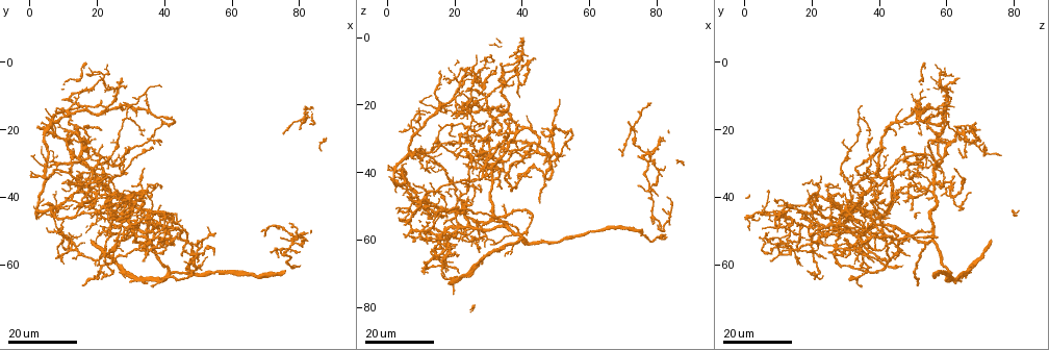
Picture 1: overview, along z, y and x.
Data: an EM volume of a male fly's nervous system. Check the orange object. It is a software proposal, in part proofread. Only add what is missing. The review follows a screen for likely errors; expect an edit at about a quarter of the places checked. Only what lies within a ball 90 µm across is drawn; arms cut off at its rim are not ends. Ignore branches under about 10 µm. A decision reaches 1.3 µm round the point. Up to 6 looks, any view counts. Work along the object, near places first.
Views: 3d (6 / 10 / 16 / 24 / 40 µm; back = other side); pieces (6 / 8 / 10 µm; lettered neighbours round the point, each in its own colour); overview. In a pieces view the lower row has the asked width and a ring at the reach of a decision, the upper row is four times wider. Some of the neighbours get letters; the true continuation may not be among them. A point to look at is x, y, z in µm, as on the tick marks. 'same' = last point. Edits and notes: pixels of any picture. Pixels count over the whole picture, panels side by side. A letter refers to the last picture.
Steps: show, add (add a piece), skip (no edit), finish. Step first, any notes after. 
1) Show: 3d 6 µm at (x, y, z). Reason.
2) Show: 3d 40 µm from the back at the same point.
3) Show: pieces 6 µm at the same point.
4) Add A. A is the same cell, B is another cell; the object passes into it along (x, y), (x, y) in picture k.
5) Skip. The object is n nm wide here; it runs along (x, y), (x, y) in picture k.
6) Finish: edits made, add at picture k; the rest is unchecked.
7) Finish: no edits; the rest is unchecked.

Show: 3d 16 µm at (30.0, 51.0, 21.5).

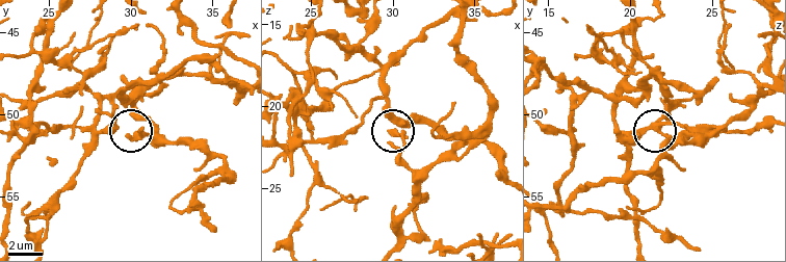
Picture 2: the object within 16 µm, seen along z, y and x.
Show: pieces 6 µm at (30.7, 51.0, 21.7).

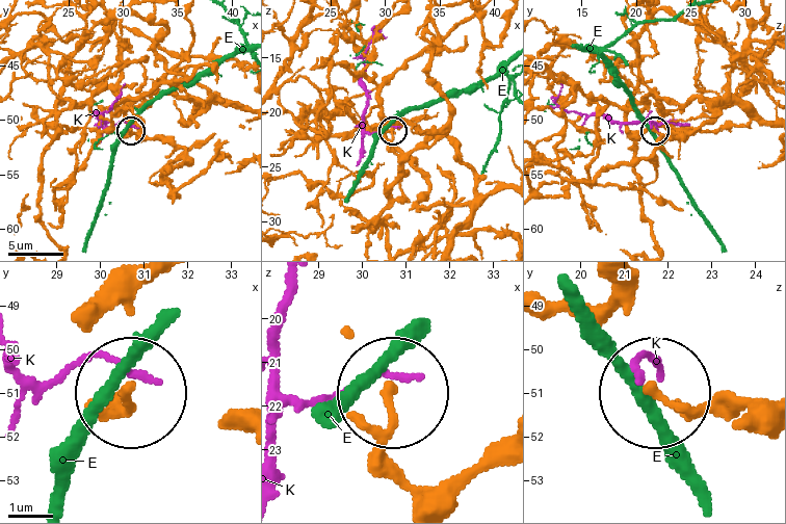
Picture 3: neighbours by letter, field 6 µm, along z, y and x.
Skip. The object is 190 nm wide here; E and K are other cells; it runs along (410, 501), (388, 445), (388, 393) in picture 3; none of them fits.

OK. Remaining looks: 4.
Show: 3d 16 µm at (24.5, 41.0, 9.5). Free end.

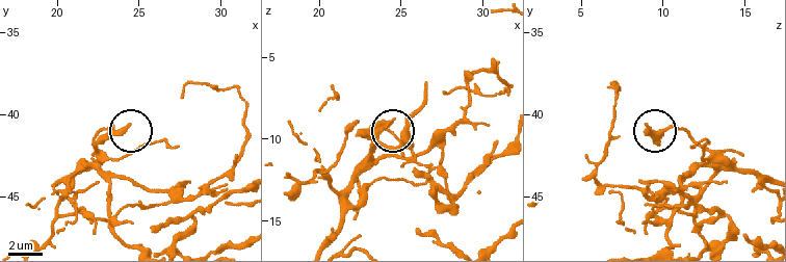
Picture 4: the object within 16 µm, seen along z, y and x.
Show: pieces 10 µm at (24.3, 40.9, 9.2). What lies round it.

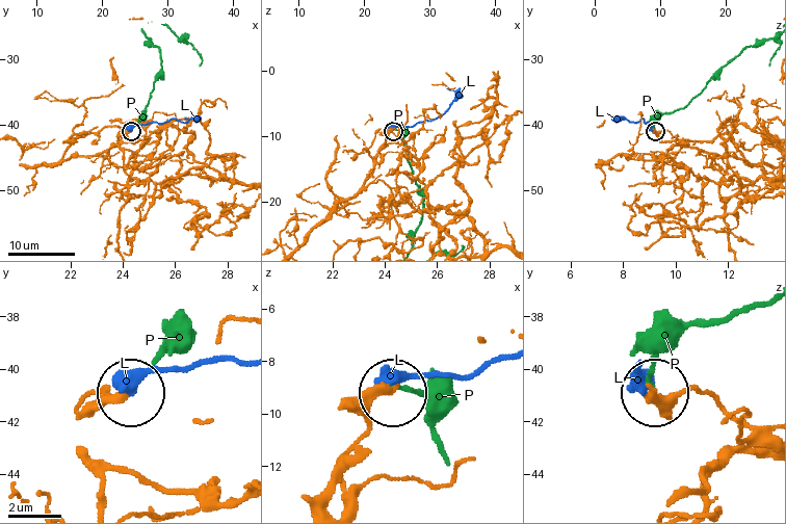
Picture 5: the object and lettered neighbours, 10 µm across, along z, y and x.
Skip. The object is 270 nm wide here; L and P are other cells; it runs along (765, 440), (705, 393), (654, 393) in picture 5; no lettered piece goes on from it.

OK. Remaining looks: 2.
Show: 3d 16 µm at (36.5, 66.0, 35.0). An open end.

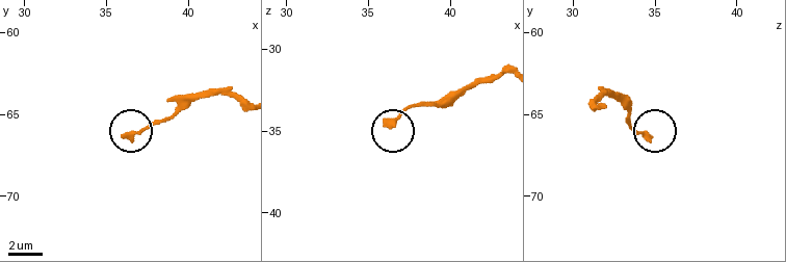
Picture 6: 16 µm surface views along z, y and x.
Show: pieces 6 µm at (36.1, 66.4, 34.4).

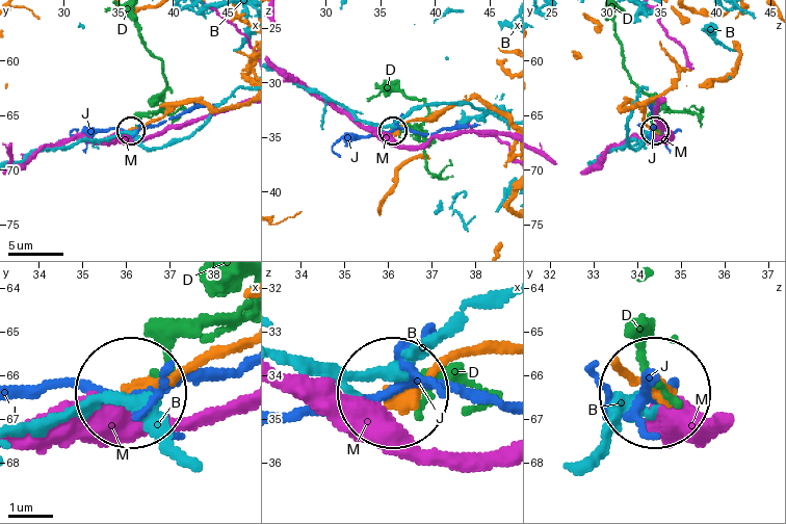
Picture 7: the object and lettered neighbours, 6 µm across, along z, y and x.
Skip. B, D, J and M are other cells; it runs along (236, 342), (139, 390) in picture 7; none of them fits.

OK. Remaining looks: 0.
Finish: no edits; the rest is unchecked.

